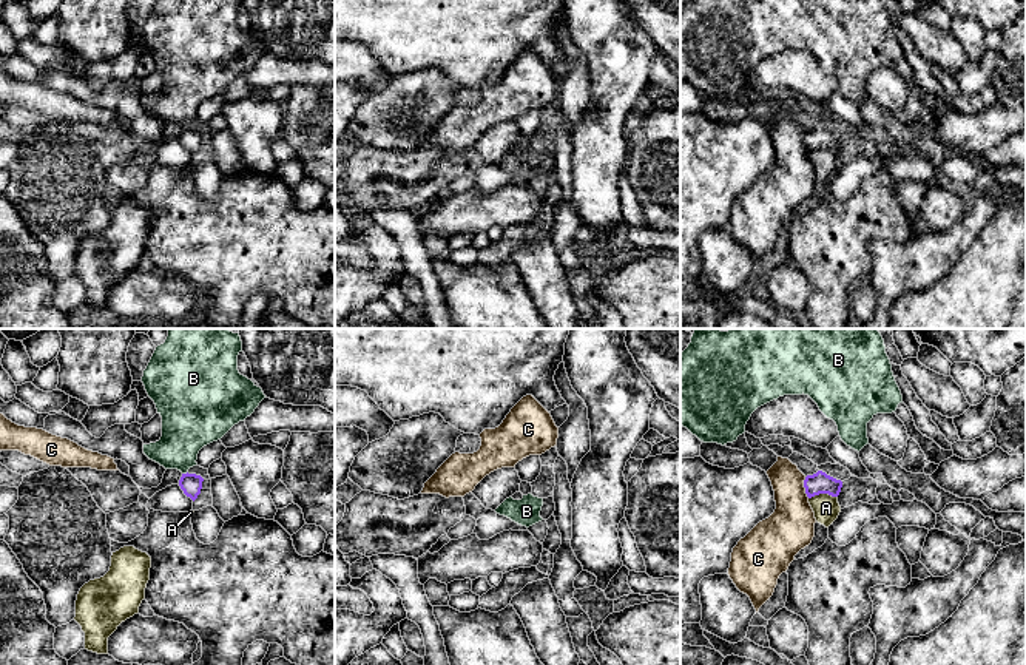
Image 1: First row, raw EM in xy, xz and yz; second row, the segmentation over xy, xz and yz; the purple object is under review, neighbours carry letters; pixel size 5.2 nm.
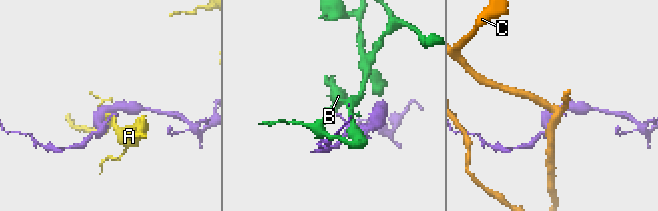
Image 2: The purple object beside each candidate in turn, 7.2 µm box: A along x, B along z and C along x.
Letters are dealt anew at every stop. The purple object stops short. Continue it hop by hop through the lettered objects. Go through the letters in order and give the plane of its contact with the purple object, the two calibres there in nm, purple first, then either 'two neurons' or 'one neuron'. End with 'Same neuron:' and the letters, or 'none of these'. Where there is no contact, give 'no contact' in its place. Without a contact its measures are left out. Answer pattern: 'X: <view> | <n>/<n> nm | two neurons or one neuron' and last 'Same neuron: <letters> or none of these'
A: yz | 110/140 nm | two neurons
B: xy | 110/280 nm | two neurons
C: yz | 110/240 nm | two neurons
Same neuron: none of these

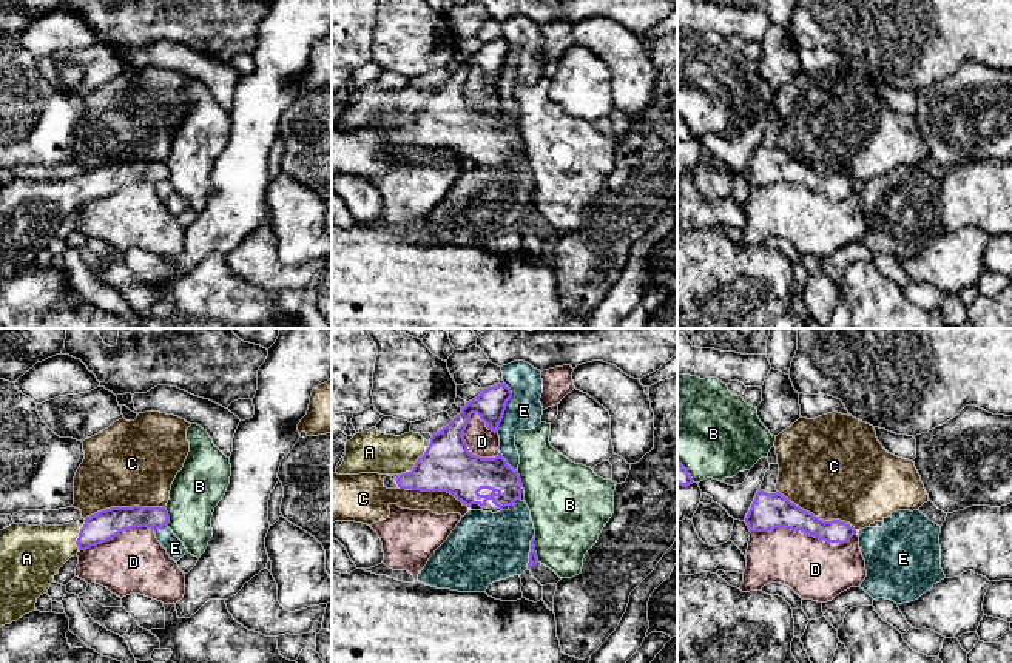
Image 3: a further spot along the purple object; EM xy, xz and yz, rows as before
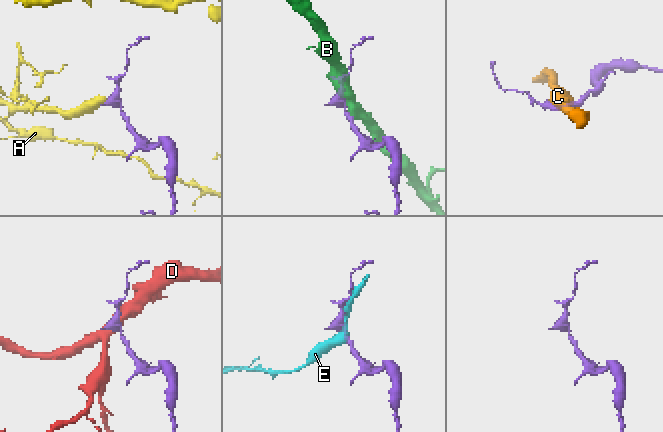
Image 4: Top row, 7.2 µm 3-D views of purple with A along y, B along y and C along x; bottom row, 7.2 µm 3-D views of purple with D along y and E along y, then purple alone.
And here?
A: xz | 280/220 nm | one neuron
B: xz | 50/380 nm | two neurons
C: xy | 160/440 nm | two neurons
D: xz | 280/150 nm | two neurons
E: xz | 160/190 nm | two neurons
Same neuron: A

